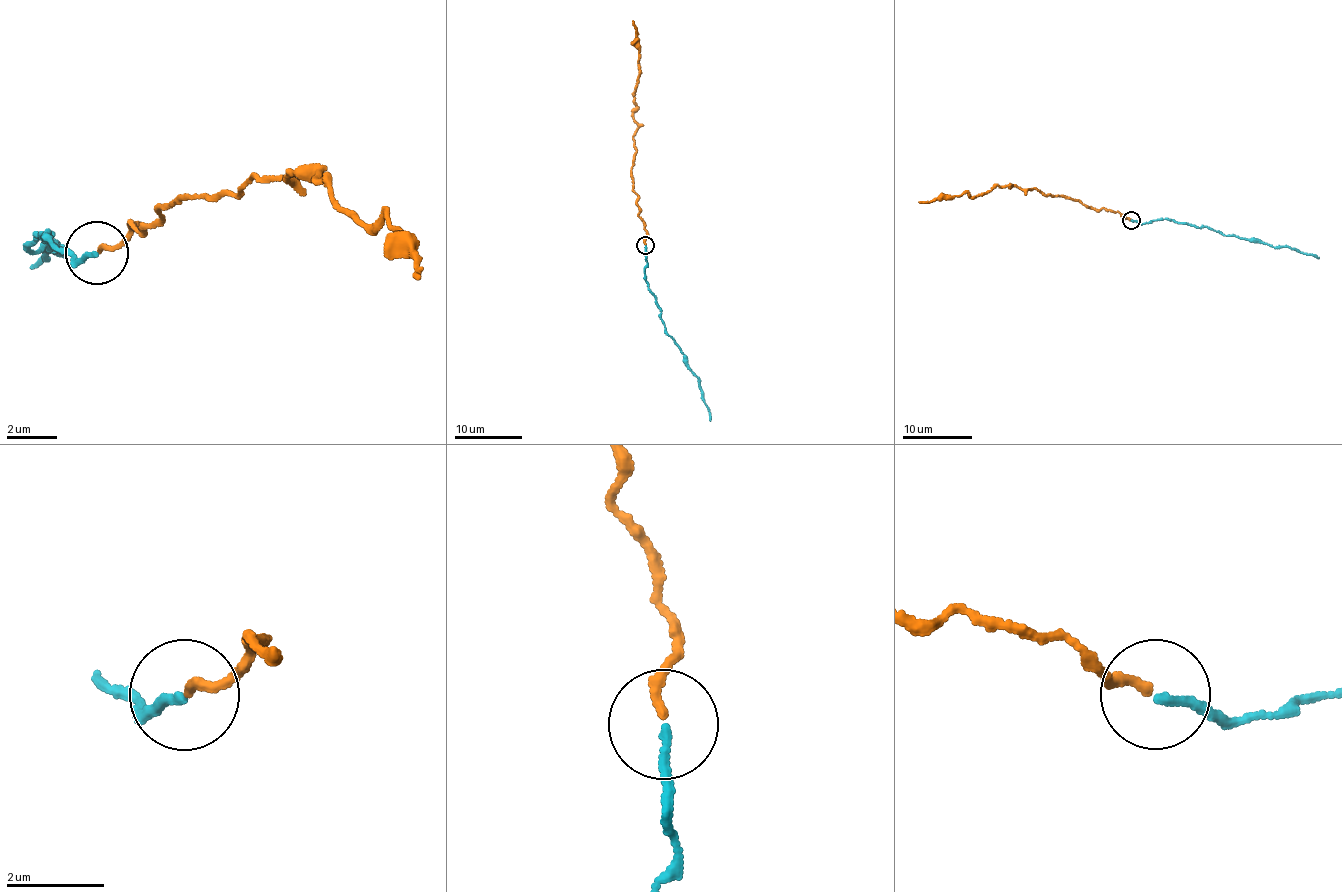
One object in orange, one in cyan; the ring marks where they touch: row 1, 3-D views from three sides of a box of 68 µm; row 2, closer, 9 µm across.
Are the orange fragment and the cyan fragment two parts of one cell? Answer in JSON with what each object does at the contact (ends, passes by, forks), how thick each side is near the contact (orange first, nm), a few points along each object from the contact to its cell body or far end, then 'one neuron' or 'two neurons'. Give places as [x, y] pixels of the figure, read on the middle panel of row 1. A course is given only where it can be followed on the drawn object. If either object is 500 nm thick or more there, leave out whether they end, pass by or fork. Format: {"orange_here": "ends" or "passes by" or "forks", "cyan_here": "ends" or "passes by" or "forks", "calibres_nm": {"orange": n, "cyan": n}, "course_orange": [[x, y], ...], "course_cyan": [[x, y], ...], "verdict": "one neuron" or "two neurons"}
{"orange_here": "ends", "cyan_here": "ends", "calibres_nm": {"orange": 190, "cyan": 160}, "course_orange": [[645, 245], [631, 169], [634, 134], [639, 127], [634, 116], [639, 74], [633, 21]], "course_cyan": [[645, 245], [648, 290], [656, 298], [665, 332], [680, 349], [688, 369], [698, 379], [710, 420]], "verdict": "one neuron"}

